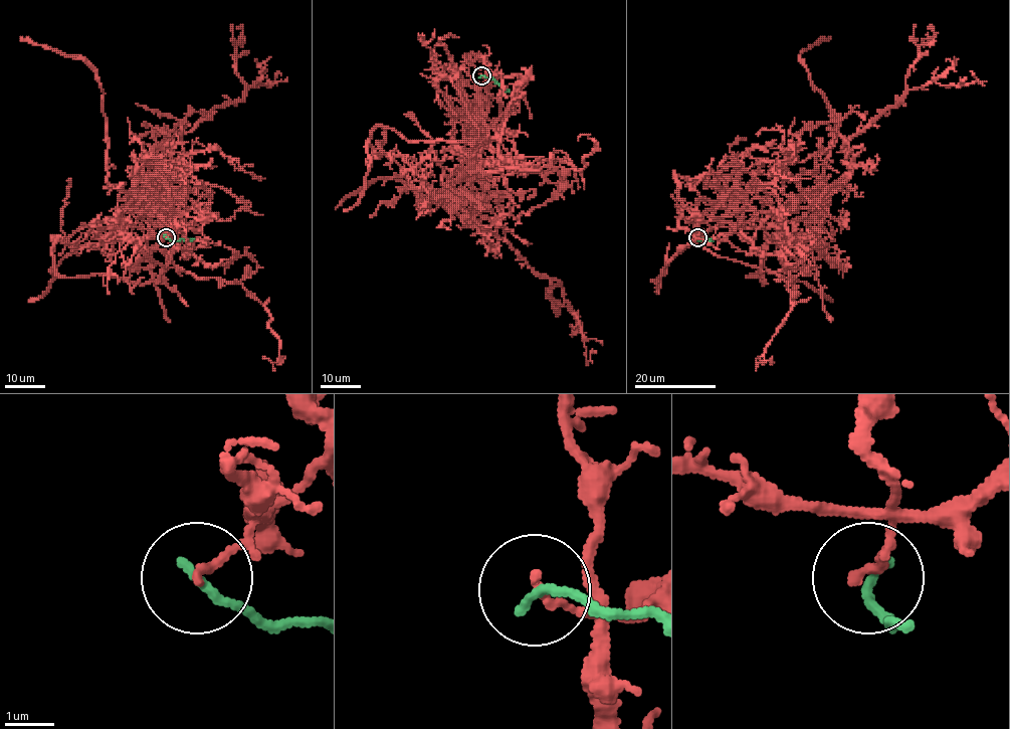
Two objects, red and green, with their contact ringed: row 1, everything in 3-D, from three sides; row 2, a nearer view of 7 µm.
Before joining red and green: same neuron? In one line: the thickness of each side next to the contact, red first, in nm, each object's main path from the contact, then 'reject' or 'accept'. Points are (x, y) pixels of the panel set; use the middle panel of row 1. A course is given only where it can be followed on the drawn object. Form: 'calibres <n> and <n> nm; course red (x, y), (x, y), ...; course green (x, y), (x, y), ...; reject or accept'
calibres 180 and 200 nm; course red (481, 76), (487, 113), (470, 166), (447, 194), (538, 275), (559, 282), (583, 336), (585, 359), (596, 350); course green (481, 76), (492, 78), (508, 93); reject

